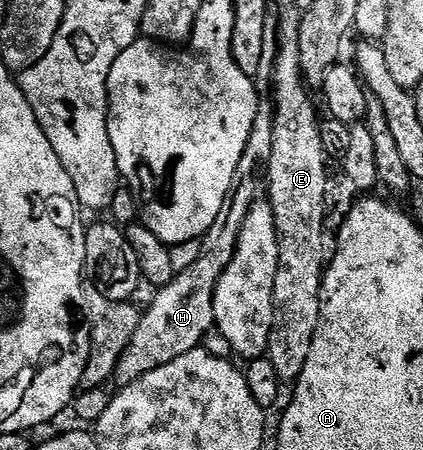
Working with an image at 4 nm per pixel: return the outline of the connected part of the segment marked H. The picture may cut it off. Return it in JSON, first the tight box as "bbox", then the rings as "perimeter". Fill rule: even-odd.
{"bbox":[114,106,273,385],"perimeter":[[[262,106],[258,110],[250,142],[246,142],[246,150],[242,154],[242,162],[238,162],[238,170],[226,194],[226,202],[222,202],[222,210],[218,210],[214,226],[210,226],[208,233],[200,240],[198,262],[178,272],[165,288],[155,293],[156,297],[149,302],[148,309],[146,307],[143,309],[138,330],[134,330],[134,338],[130,338],[130,346],[126,346],[116,367],[114,380],[117,380],[117,385],[132,384],[142,374],[150,374],[150,370],[158,370],[158,366],[166,366],[166,362],[182,358],[182,354],[201,347],[205,334],[213,331],[216,322],[214,318],[216,283],[234,258],[242,222],[246,222],[246,214],[250,214],[250,210],[261,199],[262,166],[267,165],[272,154],[273,115],[271,107]]]}

